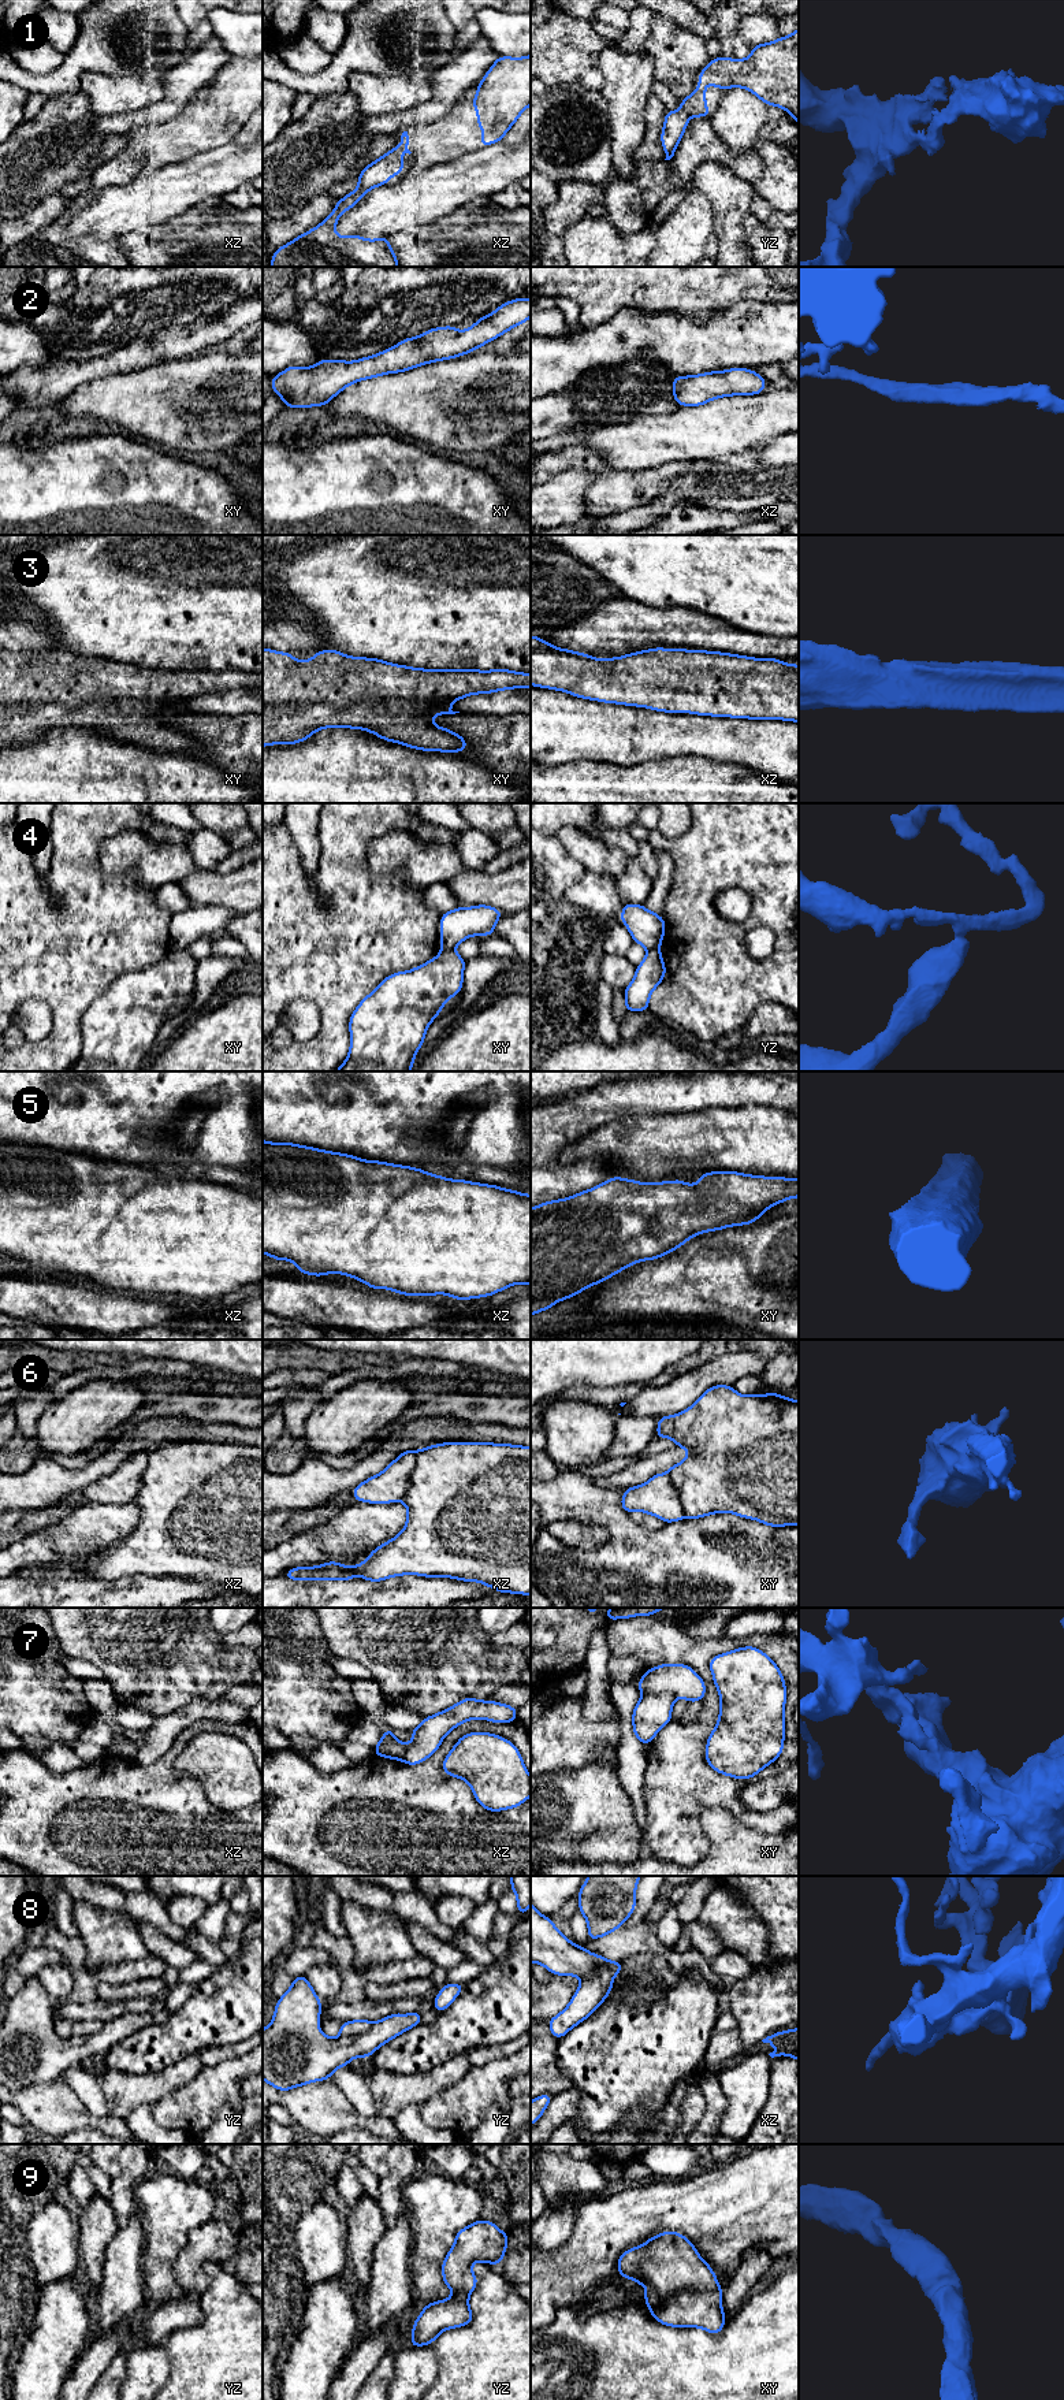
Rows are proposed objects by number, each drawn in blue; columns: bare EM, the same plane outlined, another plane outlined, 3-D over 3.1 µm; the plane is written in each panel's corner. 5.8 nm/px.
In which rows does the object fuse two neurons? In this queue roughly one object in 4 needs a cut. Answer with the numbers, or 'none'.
4, 6, 7, 8

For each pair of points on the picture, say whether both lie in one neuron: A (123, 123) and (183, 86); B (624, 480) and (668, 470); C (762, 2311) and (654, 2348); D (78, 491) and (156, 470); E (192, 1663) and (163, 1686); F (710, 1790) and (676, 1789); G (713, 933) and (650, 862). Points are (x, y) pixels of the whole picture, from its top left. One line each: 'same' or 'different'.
A: same
B: same
C: same
D: same
E: same
F: same
G: different

